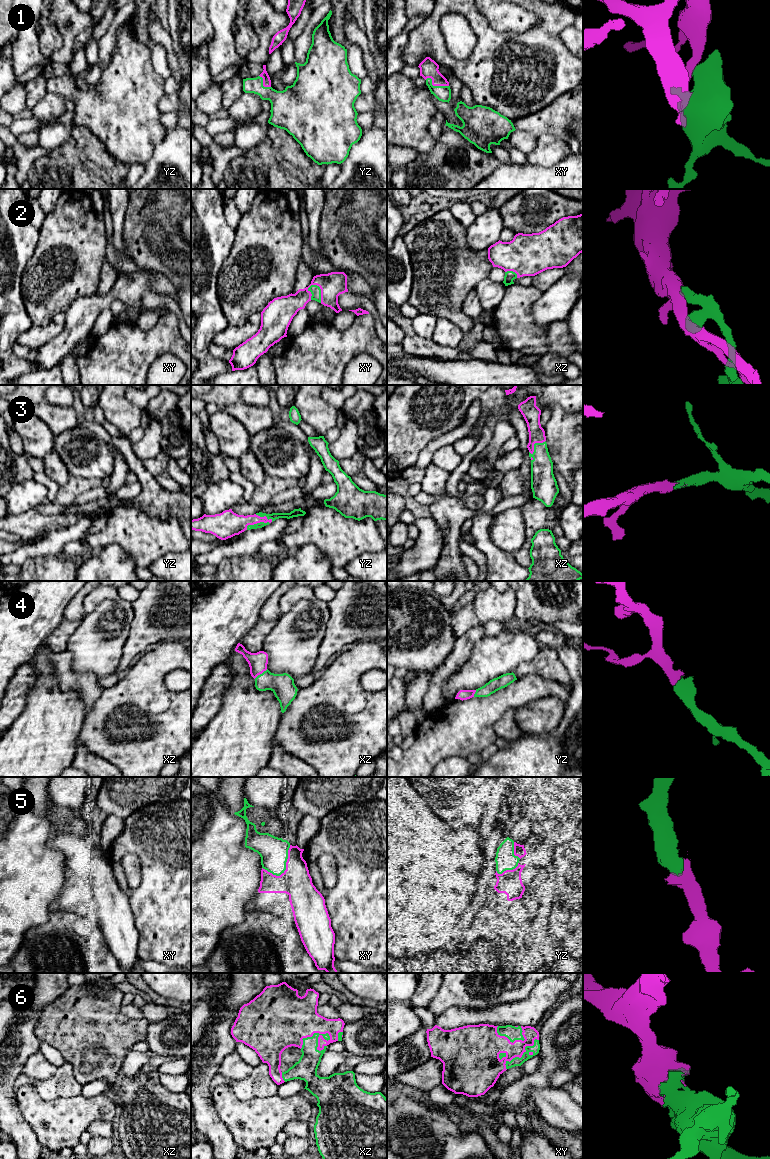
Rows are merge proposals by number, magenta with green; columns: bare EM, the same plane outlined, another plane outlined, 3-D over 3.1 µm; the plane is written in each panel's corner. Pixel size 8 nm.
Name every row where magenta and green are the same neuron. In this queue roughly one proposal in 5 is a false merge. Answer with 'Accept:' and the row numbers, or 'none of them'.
Accept: 1, 2, 3, 4, 5, 6

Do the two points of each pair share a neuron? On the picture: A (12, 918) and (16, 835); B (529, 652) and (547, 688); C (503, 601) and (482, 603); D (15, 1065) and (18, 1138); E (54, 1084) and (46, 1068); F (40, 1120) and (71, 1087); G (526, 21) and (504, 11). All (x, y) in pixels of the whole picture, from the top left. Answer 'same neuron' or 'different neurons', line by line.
A: same neuron
B: different neurons
C: same neuron
D: same neuron
E: different neurons
F: different neurons
G: same neuron

